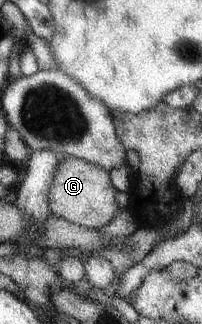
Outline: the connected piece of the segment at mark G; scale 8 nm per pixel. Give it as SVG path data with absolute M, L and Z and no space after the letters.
M71 156L64 157L53 171L51 187L47 193L50 215L87 229L98 230L117 214L115 191L113 174L105 171L103 167Z

